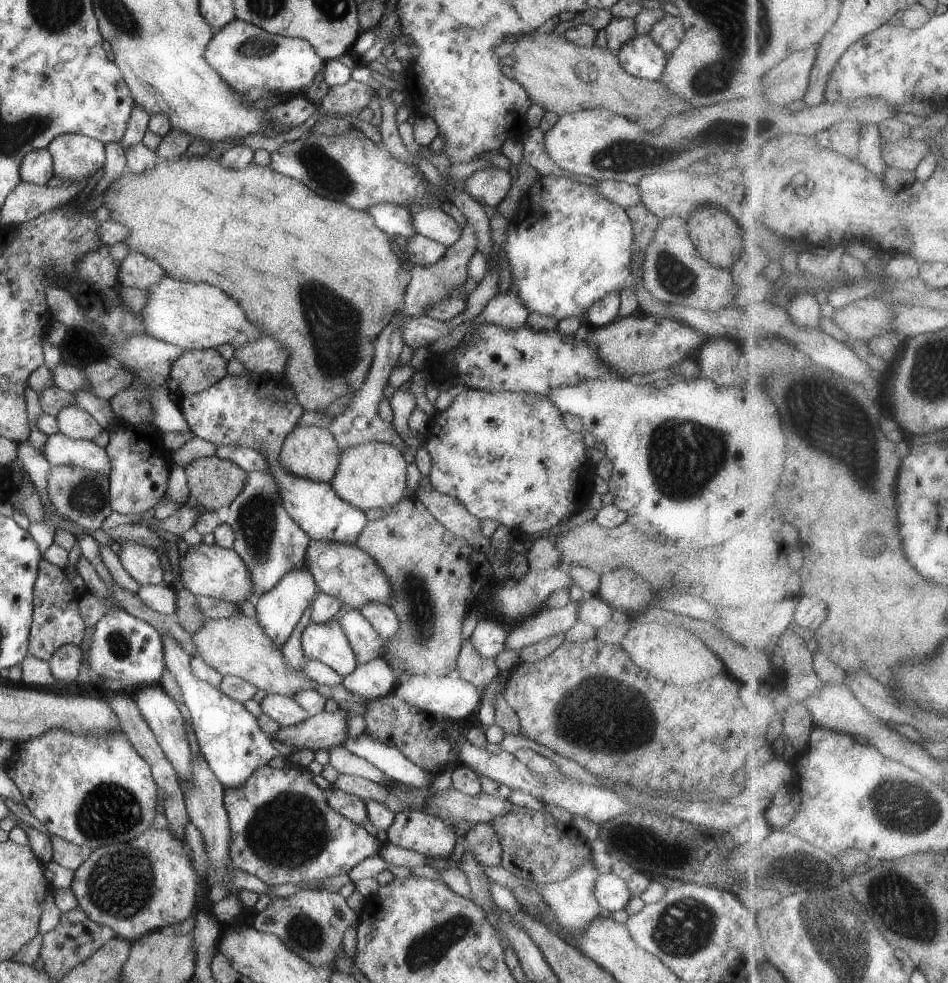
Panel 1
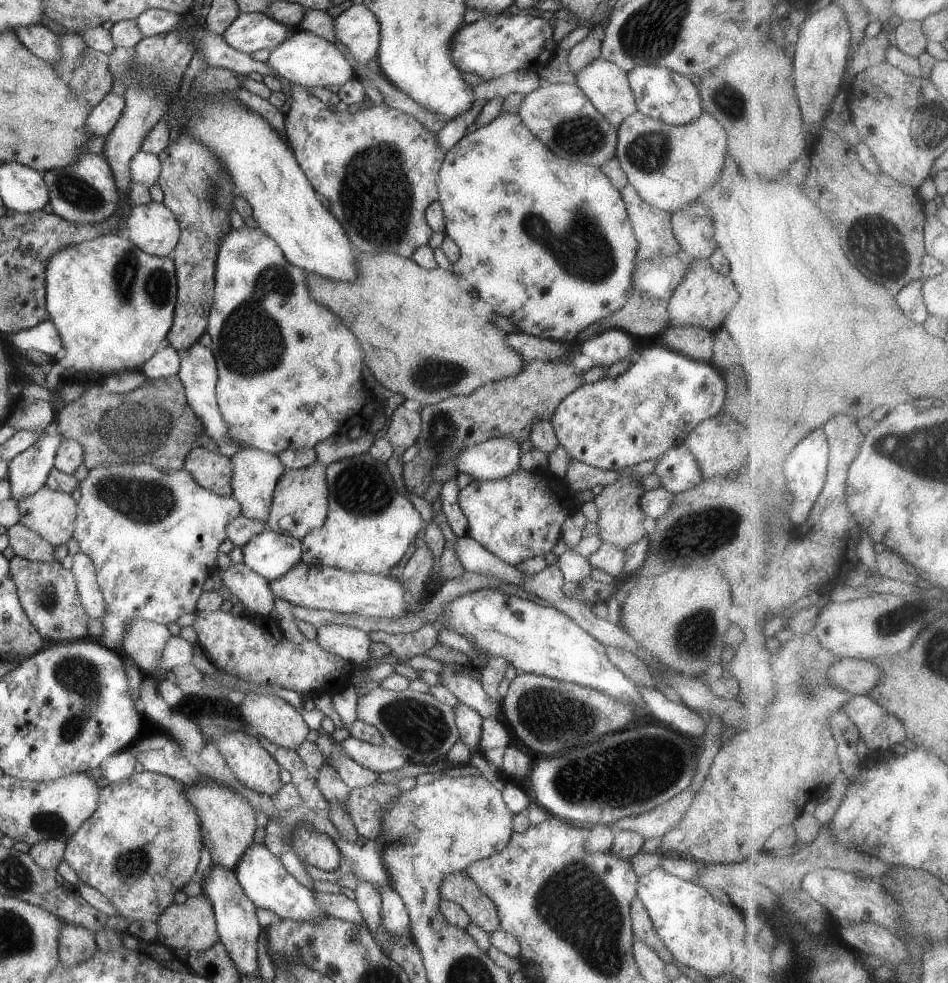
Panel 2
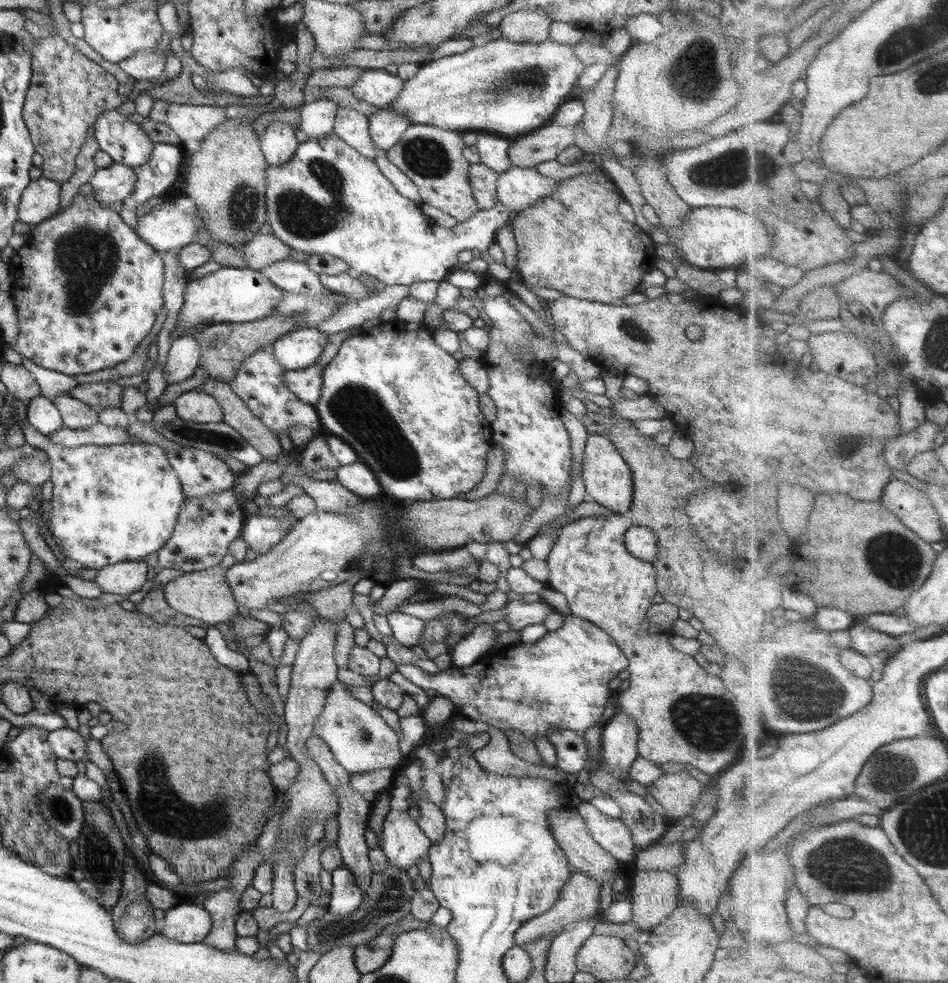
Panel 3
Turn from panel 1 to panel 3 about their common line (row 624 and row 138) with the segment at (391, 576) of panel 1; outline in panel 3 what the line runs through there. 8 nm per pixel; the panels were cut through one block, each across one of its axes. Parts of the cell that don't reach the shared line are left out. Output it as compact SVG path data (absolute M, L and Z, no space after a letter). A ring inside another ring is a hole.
M412 123L384 155L410 177L418 186L421 204L440 209L443 213L455 218L458 223L466 222L480 211L474 200L469 179L469 162L463 155L464 140L460 131Z

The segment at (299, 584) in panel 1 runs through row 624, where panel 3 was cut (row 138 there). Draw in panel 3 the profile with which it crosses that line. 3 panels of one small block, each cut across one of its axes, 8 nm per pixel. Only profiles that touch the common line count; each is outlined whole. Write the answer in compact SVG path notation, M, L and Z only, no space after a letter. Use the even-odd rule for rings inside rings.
M273 122L264 129L260 141L265 161L269 166L282 166L285 162L290 162L298 145L301 143L296 139L298 124L289 122Z

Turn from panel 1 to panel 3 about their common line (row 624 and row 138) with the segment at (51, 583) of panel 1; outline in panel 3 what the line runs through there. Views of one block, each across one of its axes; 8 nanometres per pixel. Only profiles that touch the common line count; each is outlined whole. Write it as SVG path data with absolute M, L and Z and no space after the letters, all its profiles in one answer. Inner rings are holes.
M52 23L40 27L56 35L35 38L31 44L31 81L23 104L23 119L36 152L42 155L42 176L62 184L74 174L78 153L97 116L129 99L118 93L115 76L62 39Z

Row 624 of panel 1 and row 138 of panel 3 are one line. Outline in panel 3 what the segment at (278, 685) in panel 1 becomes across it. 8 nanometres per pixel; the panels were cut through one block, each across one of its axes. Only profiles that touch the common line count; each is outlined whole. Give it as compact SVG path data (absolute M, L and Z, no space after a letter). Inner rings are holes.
M227 119L201 140L200 149L192 152L187 160L185 195L194 199L201 226L213 240L233 246L246 246L267 222L265 188L267 187L267 162L260 148L261 138L252 123L239 123Z

